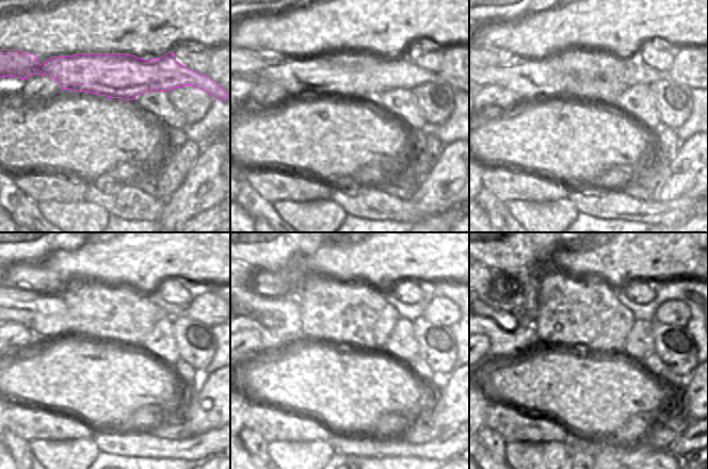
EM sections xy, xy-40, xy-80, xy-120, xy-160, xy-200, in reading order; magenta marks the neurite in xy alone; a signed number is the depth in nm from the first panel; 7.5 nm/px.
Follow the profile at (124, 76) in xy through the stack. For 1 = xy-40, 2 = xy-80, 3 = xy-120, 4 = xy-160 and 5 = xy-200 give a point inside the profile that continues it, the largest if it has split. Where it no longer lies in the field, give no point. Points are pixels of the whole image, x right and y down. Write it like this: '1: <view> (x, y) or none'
1: xy-40 (299, 75)
2: xy-80 (530, 78)
3: xy-120 (48, 317)
4: xy-160 (280, 312)
5: xy-200 (491, 309)

